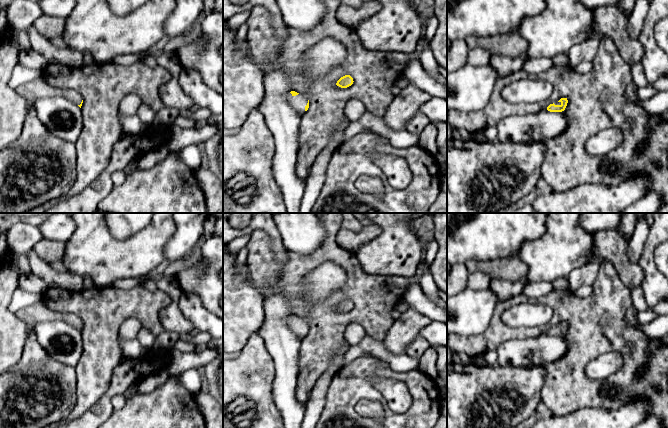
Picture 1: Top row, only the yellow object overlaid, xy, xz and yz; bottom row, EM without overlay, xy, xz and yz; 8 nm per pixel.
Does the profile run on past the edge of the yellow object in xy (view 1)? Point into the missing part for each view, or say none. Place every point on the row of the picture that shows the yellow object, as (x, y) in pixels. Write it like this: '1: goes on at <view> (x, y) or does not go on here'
1: goes on at xy (31, 91)

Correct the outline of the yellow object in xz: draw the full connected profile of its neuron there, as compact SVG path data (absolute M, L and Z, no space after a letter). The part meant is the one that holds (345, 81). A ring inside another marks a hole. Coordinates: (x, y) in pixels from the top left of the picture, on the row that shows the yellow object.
M345 75L337 81L336 85L341 88L347 88L351 86L353 82L353 78L350 75Z

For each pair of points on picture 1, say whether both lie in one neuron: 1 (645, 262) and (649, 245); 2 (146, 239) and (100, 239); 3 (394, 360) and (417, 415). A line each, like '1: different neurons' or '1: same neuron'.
1: same neuron
2: same neuron
3: different neurons

